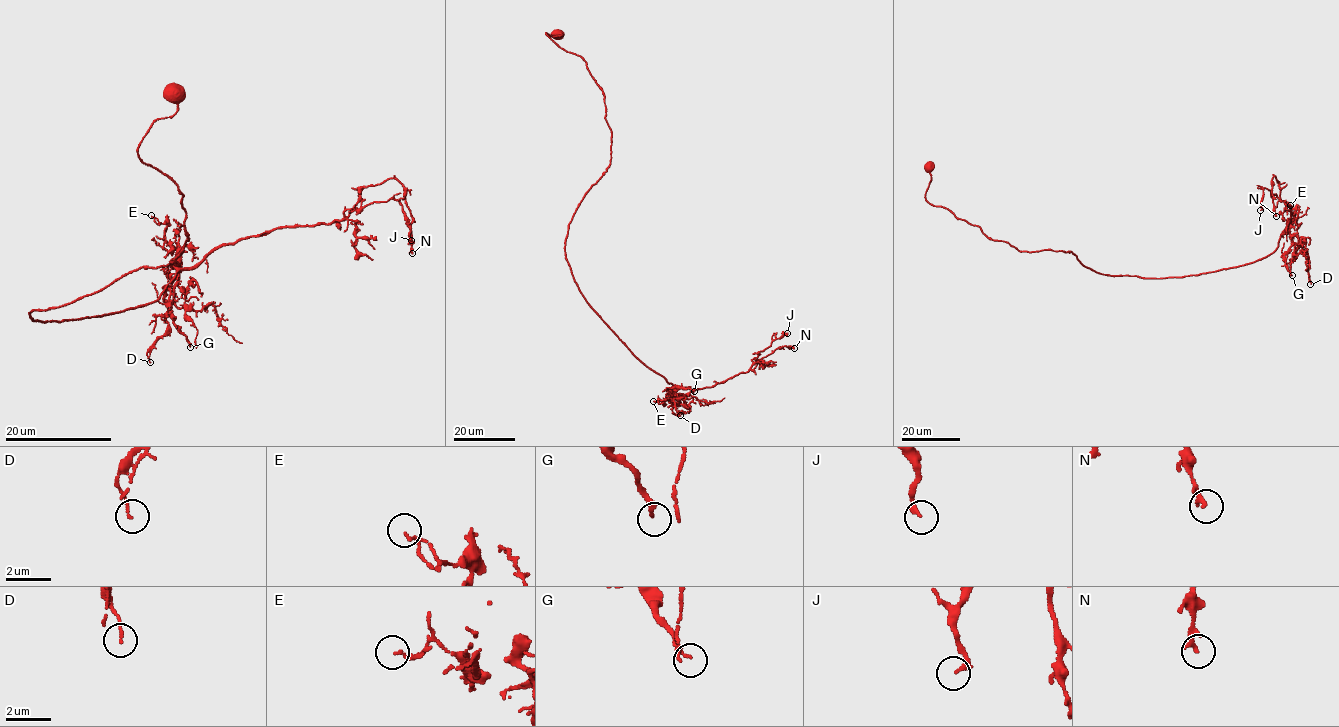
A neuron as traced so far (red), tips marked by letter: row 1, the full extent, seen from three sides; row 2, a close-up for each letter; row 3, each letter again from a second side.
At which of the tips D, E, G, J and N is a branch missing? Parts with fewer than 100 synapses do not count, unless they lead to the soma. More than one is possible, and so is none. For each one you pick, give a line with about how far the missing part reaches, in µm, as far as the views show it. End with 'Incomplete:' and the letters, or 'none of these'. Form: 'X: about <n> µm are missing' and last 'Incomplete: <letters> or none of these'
Incomplete: none of these

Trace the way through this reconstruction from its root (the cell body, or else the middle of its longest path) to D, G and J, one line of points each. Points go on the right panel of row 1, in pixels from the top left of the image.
D: (929, 168), (927, 202), (1022, 251), (1170, 278), (1251, 263), (1288, 233), (1308, 254), (1310, 284)
G: (929, 168), (927, 202), (1022, 251), (1072, 252), (1101, 274), (1170, 278), (1251, 263), (1288, 233), (1292, 275)
J: (929, 168), (930, 204), (1107, 275), (1251, 263), (1292, 212), (1264, 188), (1260, 210)

